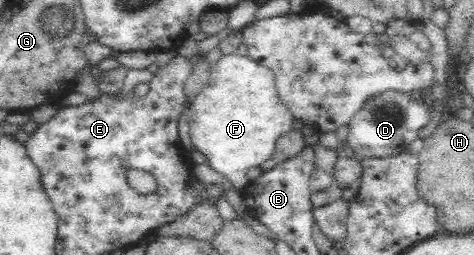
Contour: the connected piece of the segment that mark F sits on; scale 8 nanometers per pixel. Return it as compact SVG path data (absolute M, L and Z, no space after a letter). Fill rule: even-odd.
M239 53L225 55L212 64L210 79L195 97L190 118L190 139L196 151L203 153L209 166L228 179L235 190L242 193L250 182L245 173L251 167L260 166L271 158L277 140L293 130L293 114L281 102L276 89L276 77L271 68Z

